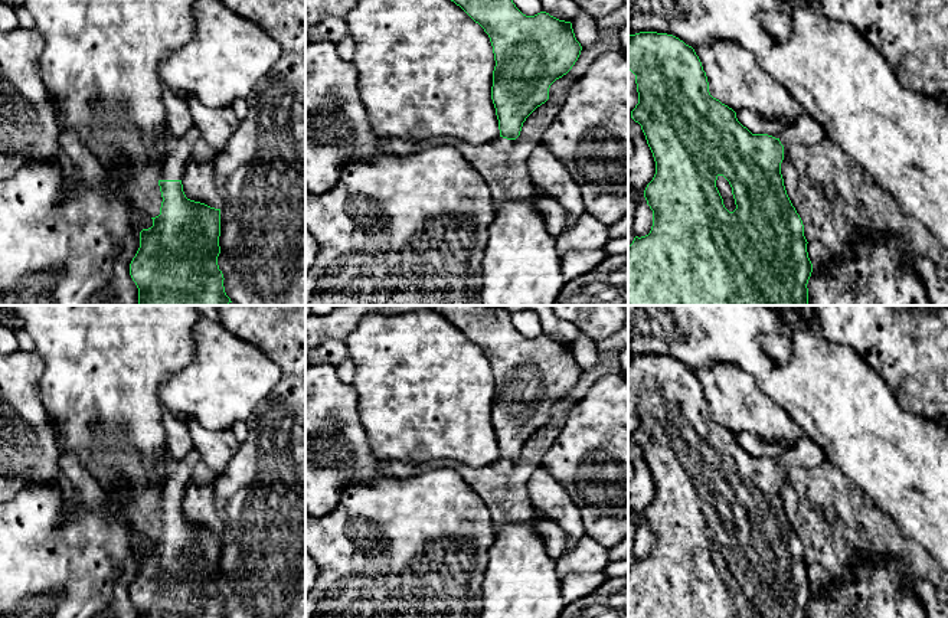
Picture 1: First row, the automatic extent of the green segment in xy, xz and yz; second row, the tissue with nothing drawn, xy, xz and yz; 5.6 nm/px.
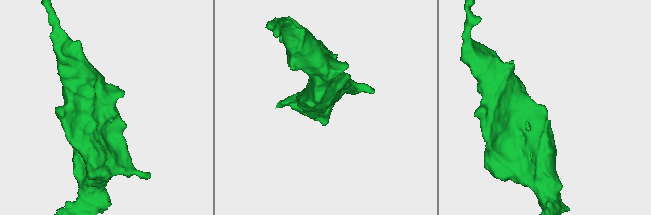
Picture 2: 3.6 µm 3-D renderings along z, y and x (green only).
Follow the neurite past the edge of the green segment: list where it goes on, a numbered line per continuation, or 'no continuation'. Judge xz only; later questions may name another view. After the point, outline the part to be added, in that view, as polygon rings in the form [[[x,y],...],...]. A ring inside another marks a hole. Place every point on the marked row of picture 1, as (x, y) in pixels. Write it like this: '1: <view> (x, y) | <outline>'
1: xz (503, 144) | [[[498,137],[498,138],[496,140],[496,147],[497,147],[500,151],[507,151],[507,150],[510,150],[511,144],[513,144],[513,140],[507,140],[507,138],[503,138],[503,137]]]

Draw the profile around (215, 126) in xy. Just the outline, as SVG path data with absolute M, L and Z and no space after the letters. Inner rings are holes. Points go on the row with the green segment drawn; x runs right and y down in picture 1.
M189 95L186 102L200 138L209 144L216 156L220 154L239 124L232 107L207 107L193 95Z

